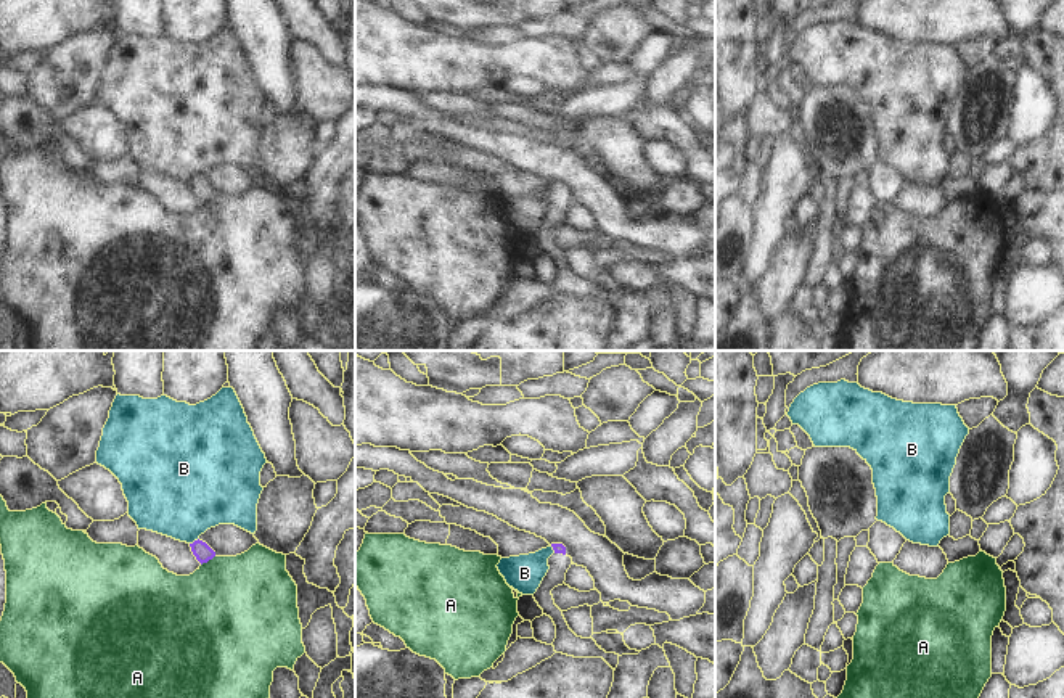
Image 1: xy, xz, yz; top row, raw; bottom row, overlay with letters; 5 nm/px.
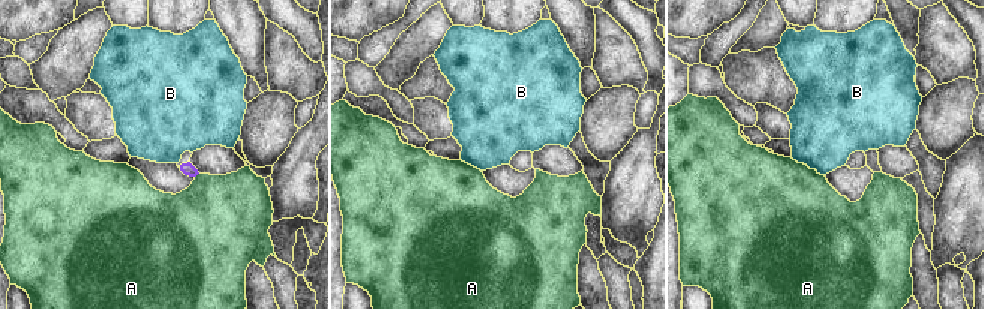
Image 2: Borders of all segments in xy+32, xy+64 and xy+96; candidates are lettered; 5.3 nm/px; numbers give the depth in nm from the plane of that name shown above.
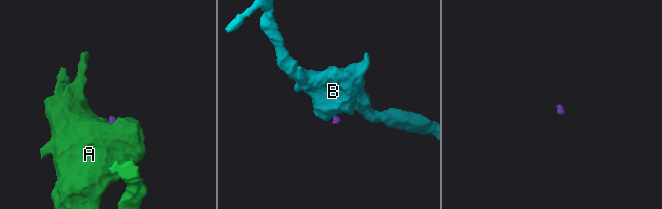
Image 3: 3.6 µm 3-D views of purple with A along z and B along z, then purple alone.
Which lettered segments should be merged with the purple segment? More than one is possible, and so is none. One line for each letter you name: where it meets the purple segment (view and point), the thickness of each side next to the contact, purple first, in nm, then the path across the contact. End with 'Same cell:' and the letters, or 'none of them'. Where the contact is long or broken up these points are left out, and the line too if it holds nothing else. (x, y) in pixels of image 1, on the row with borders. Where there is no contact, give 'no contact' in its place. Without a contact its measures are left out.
Same cell: none of them

